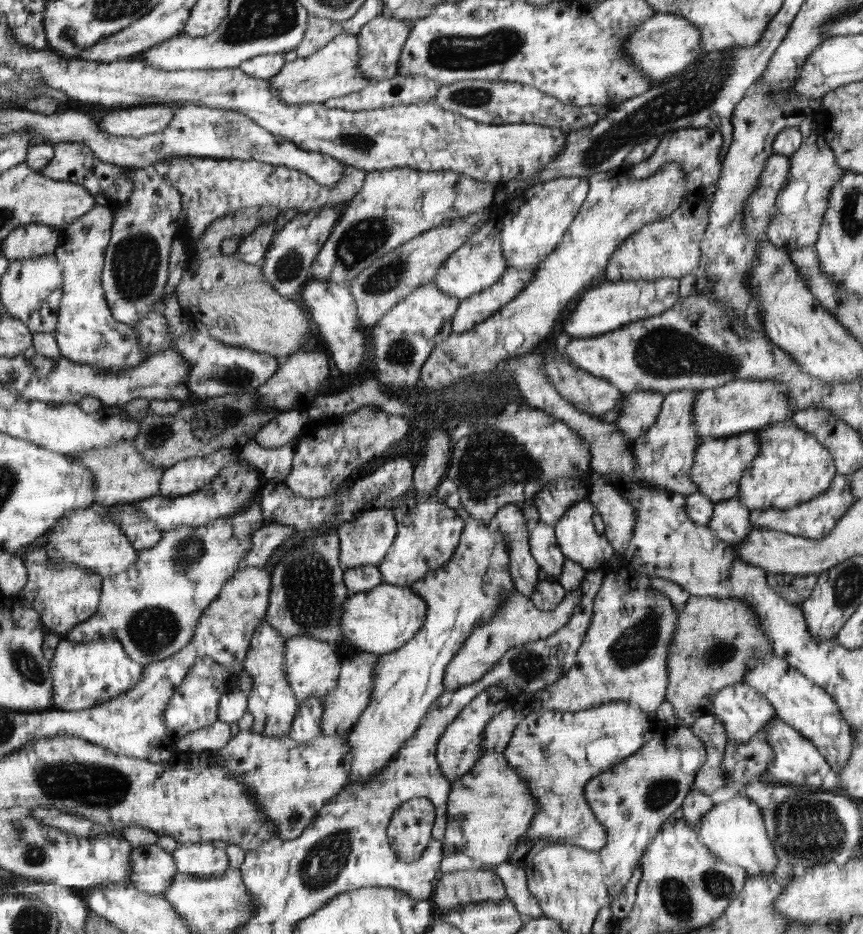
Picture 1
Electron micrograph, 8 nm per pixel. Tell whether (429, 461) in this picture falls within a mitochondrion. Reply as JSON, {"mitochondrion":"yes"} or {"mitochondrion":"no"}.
{"mitochondrion":"no"}

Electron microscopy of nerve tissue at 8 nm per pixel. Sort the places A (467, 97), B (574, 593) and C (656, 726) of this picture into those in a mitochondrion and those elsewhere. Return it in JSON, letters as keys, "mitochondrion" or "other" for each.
{"A":"mitochondrion","B":"other","C":"other"}

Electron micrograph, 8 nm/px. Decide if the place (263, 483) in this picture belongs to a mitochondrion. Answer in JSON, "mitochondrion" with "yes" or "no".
{"mitochondrion":"no"}

